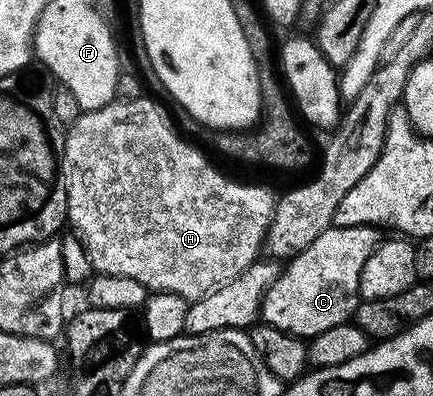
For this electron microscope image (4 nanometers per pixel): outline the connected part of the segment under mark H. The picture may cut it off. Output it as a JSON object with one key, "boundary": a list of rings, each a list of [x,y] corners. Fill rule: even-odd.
{"boundary":[[[149,96],[115,100],[104,104],[104,108],[87,110],[78,117],[65,131],[66,143],[62,153],[62,175],[66,181],[66,216],[73,237],[82,241],[91,267],[99,274],[112,276],[129,276],[132,280],[140,280],[147,291],[172,292],[176,296],[193,300],[212,292],[228,280],[240,276],[250,265],[259,261],[260,247],[263,245],[270,223],[274,220],[274,204],[276,194],[266,186],[257,186],[254,182],[237,182],[226,174],[221,174],[204,155],[197,145],[191,144],[174,125],[174,119],[162,107],[161,101]]]}

